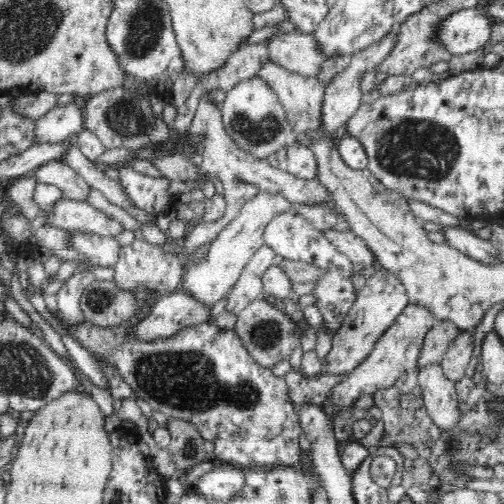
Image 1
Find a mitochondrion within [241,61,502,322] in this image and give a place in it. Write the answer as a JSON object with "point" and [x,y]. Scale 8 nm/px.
{"point":[416,148]}

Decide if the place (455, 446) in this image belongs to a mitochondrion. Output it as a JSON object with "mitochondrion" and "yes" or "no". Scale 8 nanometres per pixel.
{"mitochondrion":"yes"}

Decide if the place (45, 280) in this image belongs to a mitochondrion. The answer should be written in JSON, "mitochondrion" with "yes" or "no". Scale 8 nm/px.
{"mitochondrion":"no"}

